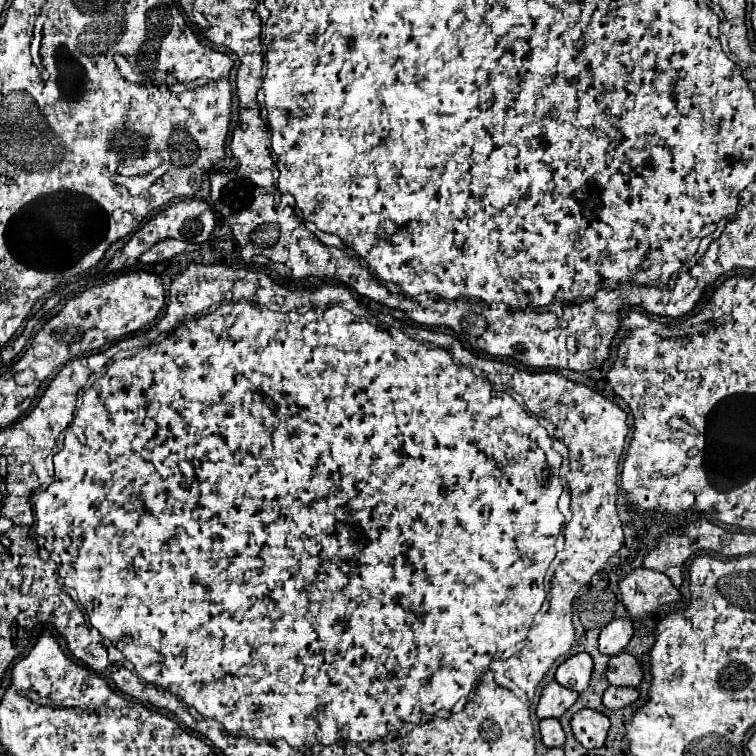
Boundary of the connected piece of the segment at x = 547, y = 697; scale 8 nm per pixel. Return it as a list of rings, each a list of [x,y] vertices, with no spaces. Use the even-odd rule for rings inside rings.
[[[550,682],[540,696],[536,716],[542,718],[560,718],[574,702],[578,700],[578,694],[570,688],[560,686],[558,682]]]

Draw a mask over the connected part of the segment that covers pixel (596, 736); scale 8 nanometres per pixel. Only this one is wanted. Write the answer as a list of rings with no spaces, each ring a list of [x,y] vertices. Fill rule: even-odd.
[[[586,708],[572,718],[572,732],[576,740],[588,750],[602,748],[606,742],[608,730],[610,730],[610,720],[596,710]]]

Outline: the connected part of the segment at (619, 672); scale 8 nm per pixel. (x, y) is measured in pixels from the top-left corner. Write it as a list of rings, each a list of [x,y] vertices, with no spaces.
[[[620,652],[620,654],[610,658],[606,678],[612,686],[638,688],[640,682],[642,682],[642,666],[632,654]]]

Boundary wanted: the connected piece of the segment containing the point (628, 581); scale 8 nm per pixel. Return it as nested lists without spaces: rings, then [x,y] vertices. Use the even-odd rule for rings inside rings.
[[[638,568],[620,582],[624,606],[632,618],[644,618],[656,612],[662,604],[680,602],[682,594],[672,586],[668,576]]]

